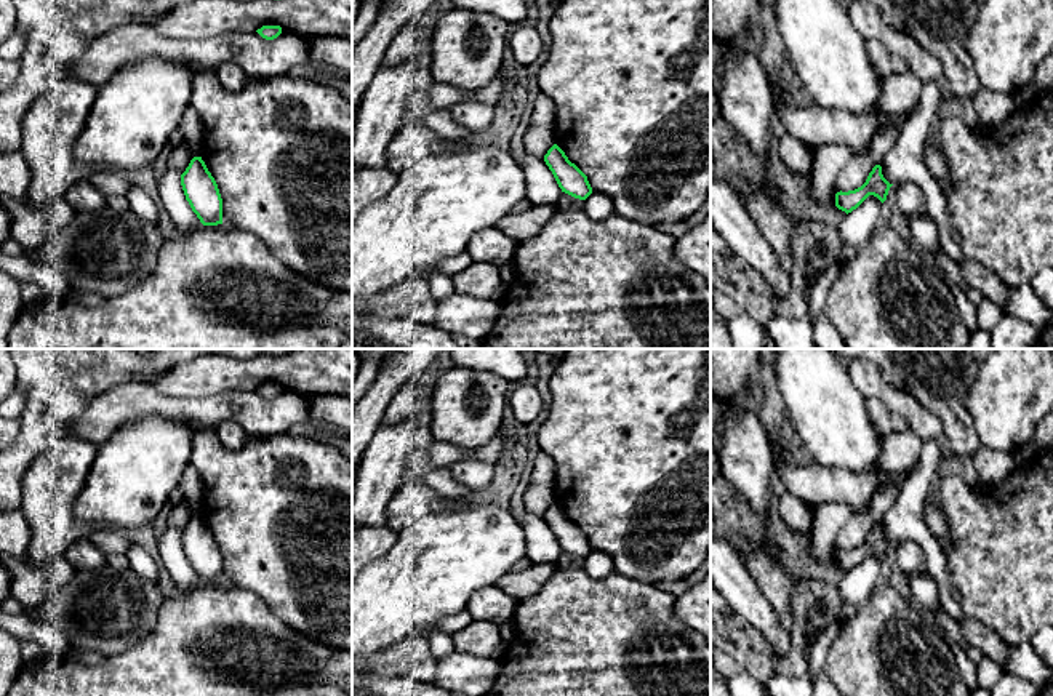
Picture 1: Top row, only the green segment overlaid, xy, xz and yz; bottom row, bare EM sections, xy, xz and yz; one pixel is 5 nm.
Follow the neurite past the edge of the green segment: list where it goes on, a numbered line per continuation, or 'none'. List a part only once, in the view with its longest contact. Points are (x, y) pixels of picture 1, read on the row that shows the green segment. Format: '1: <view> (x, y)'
none

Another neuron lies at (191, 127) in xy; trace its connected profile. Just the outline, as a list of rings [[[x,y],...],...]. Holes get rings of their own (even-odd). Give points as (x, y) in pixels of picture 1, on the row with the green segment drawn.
[[[187,109],[181,118],[179,128],[182,141],[189,144],[192,157],[200,157],[203,152],[203,125],[194,109]]]

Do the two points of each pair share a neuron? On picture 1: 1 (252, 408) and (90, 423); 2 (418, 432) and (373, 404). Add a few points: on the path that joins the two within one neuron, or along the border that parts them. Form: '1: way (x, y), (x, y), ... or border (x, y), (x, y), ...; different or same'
1: way (212, 408), (130, 405); same
2: border (381, 421), (368, 444); different

